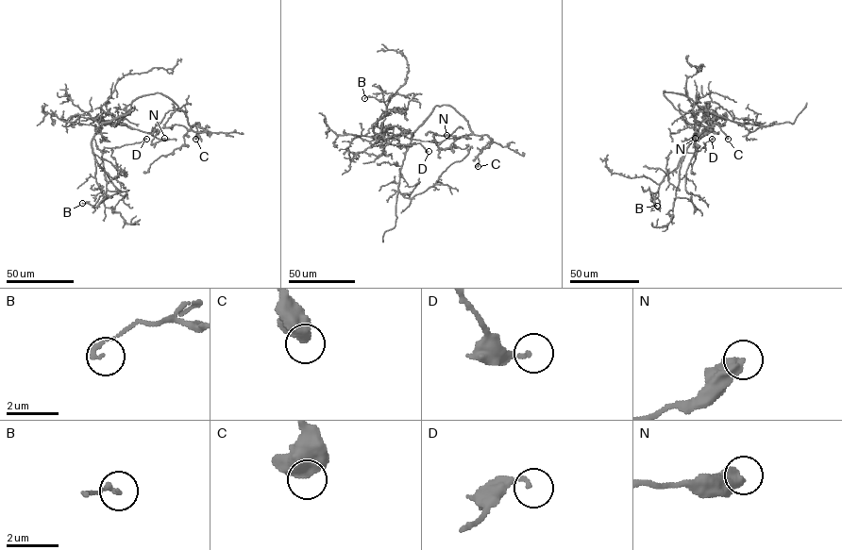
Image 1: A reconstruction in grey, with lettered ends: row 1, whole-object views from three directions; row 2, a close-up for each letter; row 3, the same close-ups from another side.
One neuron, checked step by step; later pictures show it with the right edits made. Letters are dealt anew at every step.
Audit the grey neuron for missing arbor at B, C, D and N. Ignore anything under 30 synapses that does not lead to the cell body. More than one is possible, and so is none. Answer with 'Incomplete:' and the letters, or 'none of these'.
Incomplete: none of these

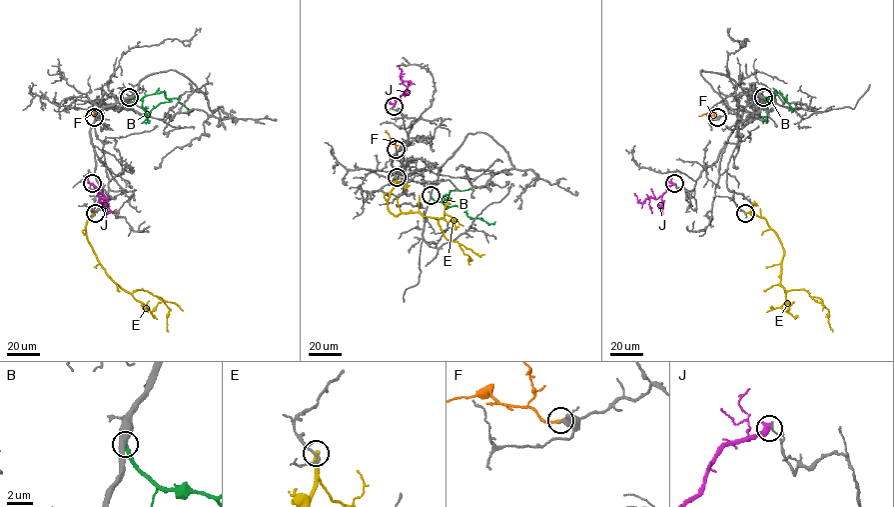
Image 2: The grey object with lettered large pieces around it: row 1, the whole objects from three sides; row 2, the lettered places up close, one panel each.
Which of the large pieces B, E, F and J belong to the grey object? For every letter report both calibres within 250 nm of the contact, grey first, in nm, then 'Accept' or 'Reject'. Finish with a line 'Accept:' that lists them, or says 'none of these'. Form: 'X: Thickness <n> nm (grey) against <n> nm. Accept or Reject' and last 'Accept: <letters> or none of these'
B: Thickness 320 nm (grey) against 280 nm. Accept
E: Thickness 150 nm (grey) against 360 nm. Reject
F: Thickness 320 nm (grey) against 200 nm. Reject
J: Thickness 130 nm (grey) against 550 nm. Reject
Accept: B

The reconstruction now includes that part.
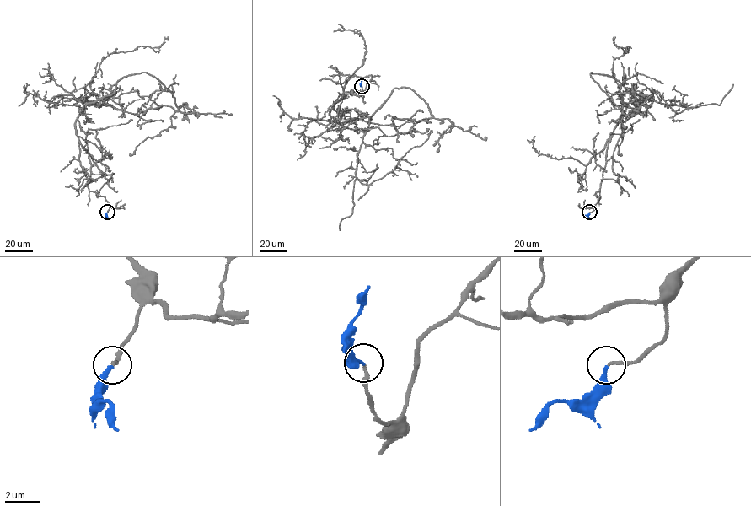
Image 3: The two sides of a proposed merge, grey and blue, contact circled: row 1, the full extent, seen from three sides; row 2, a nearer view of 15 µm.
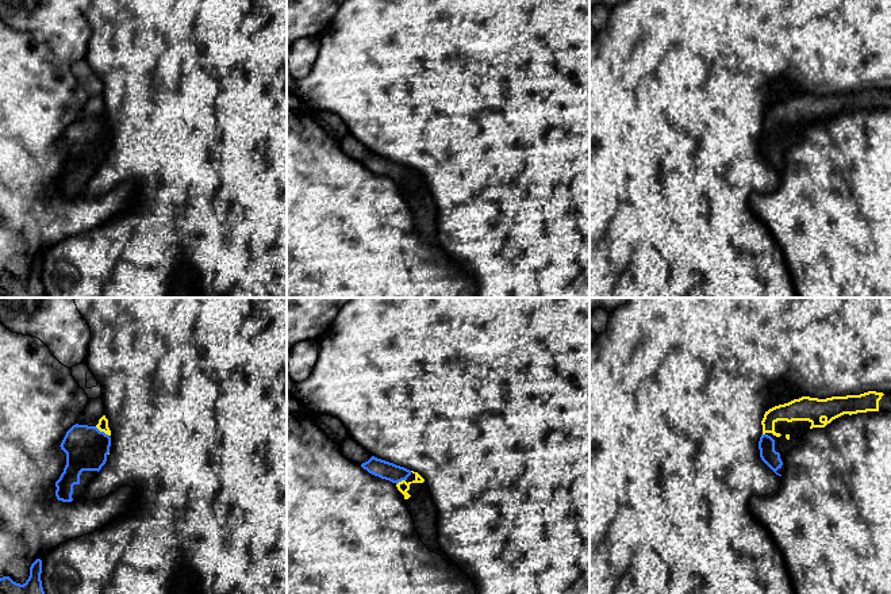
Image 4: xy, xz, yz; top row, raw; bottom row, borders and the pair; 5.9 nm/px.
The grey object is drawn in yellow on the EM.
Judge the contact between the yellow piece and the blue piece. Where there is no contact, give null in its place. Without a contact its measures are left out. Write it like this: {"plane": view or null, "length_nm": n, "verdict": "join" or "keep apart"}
{"plane": "xy", "length_nm": 110, "verdict": "join"}

